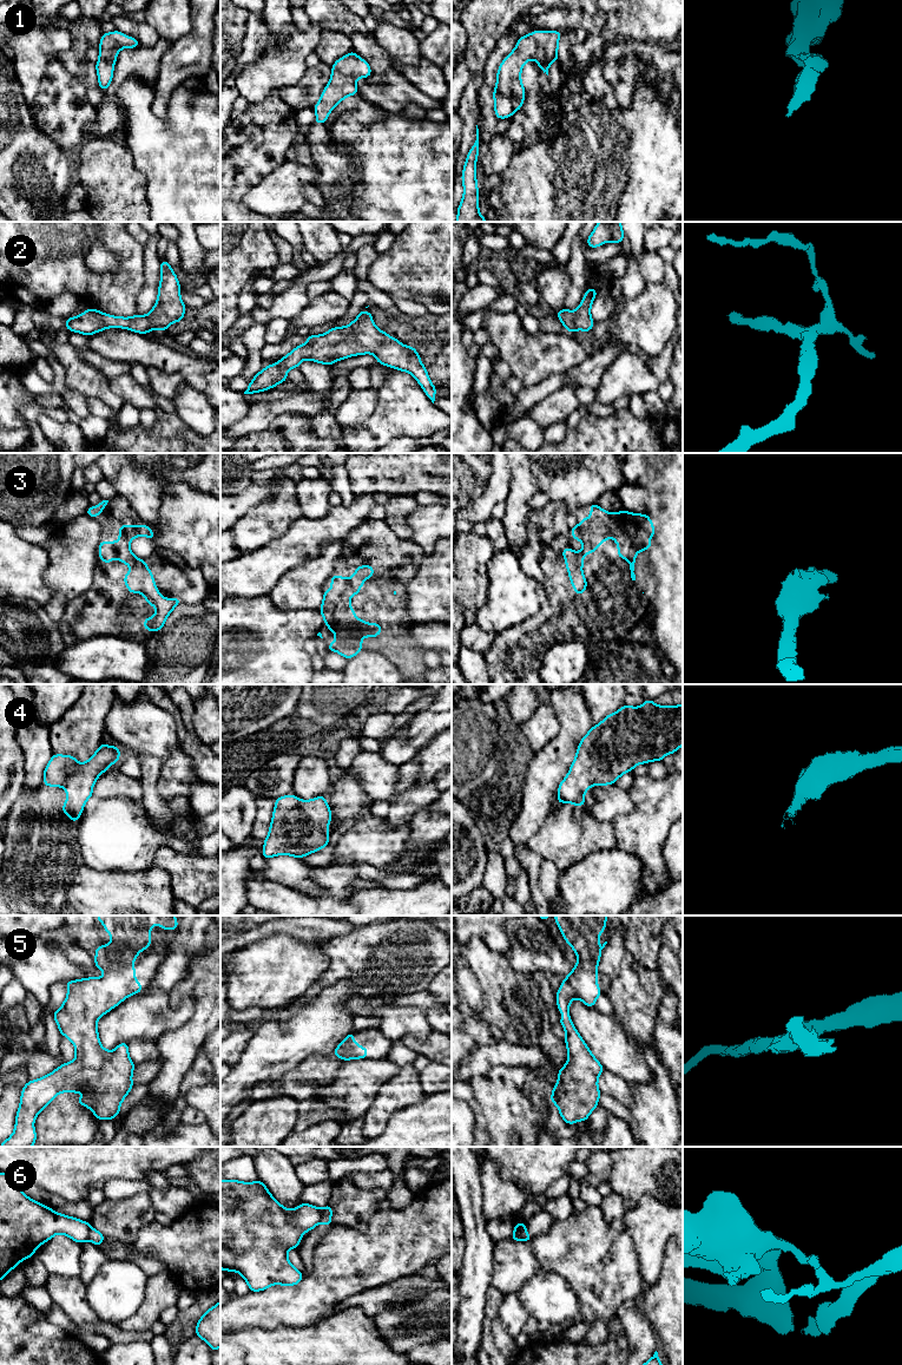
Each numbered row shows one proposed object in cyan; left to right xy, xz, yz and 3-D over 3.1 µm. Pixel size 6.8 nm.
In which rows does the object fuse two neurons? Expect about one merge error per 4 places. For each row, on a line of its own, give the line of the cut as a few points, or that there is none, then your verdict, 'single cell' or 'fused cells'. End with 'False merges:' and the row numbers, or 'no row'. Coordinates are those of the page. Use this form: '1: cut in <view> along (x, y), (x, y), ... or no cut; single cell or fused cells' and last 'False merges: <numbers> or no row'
1: no cut; single cell
2: no cut; single cell
3: no cut; single cell
4: no cut; single cell
5: no cut; single cell
6: cut in xz along (318, 1209), (321, 1221); fused cells
False merges: 6

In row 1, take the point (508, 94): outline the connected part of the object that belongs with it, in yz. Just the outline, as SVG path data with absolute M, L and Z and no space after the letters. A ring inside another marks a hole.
M534 31L519 38L515 48L502 60L493 91L498 119L511 118L521 109L525 87L521 83L522 66L534 59L548 76L549 65L558 60L560 31Z

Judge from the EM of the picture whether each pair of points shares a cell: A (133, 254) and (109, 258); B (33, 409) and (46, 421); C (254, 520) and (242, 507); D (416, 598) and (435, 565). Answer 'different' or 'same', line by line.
A: different
B: different
C: different
D: same

